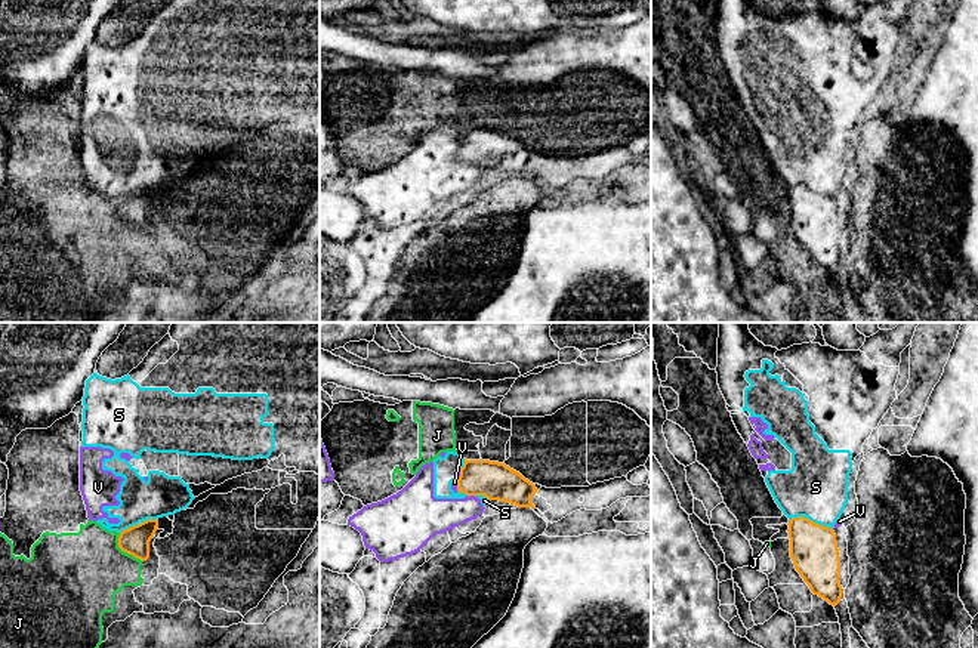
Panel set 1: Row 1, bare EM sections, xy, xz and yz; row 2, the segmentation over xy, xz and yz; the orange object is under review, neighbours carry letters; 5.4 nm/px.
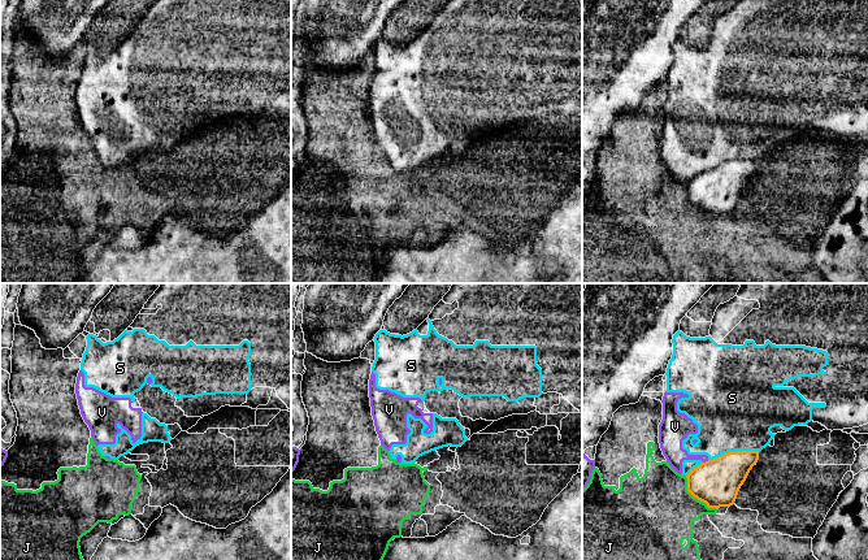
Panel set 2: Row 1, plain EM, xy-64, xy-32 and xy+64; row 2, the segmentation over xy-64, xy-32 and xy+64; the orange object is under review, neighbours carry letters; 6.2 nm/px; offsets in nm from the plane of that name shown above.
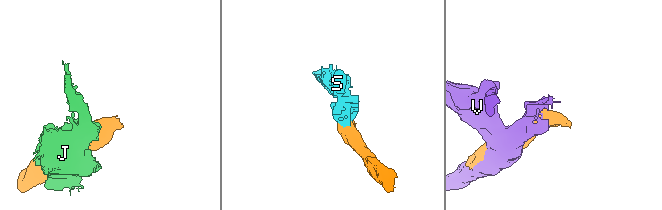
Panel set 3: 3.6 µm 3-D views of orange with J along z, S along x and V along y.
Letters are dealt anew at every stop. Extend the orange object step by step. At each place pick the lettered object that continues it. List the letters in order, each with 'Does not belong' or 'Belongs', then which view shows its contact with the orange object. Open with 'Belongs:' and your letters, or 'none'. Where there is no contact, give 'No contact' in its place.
Belongs: none
J: Does not belong. Touches orange in xy
S: Does not belong. Touches orange in yz
V: Does not belong. Touches orange in xz

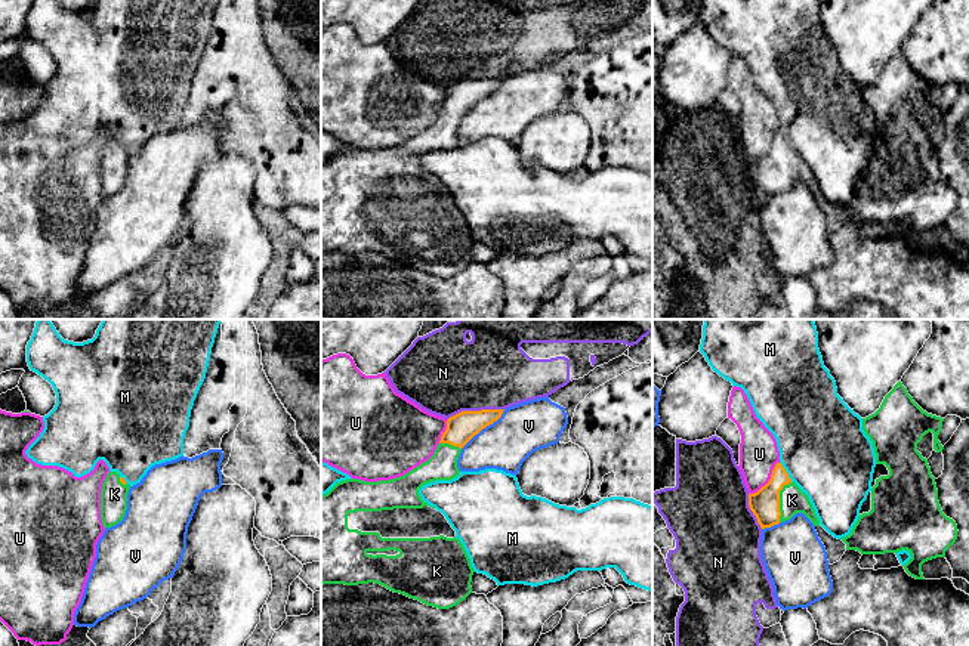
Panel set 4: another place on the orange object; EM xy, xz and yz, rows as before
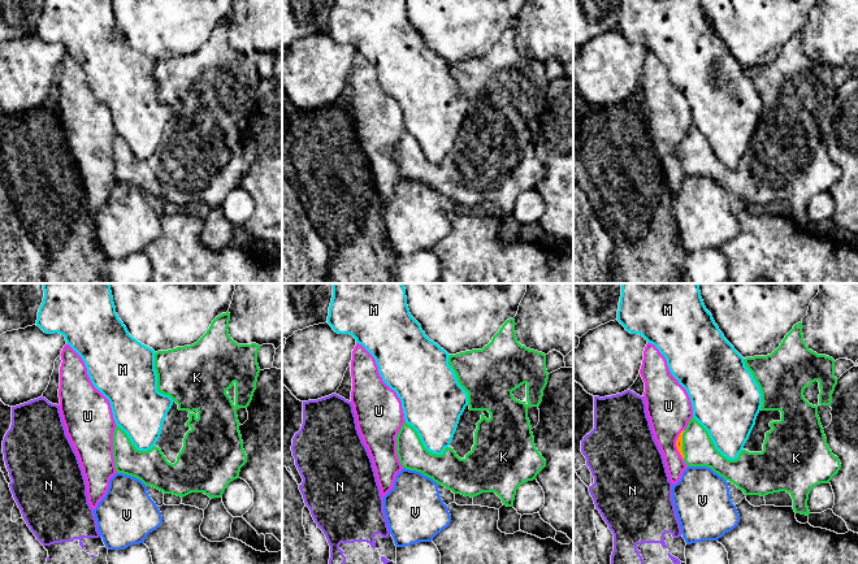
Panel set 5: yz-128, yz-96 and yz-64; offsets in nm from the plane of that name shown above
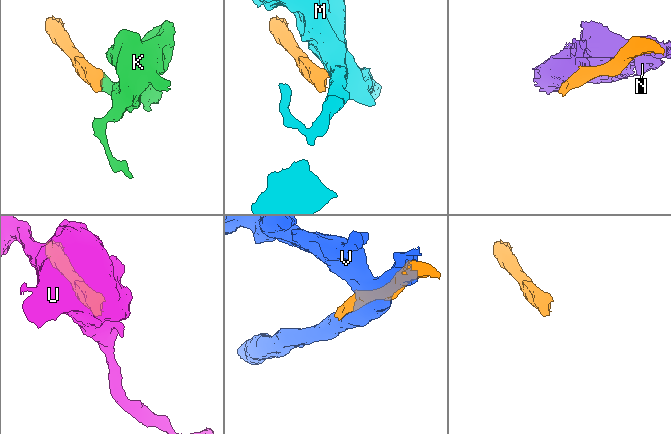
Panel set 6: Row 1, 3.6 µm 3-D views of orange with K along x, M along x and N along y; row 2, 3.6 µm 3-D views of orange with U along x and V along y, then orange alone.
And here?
Belongs: K
K: Belongs. Touches orange in yz
M: Does not belong. Touches orange in yz
N: Does not belong. Touches orange in xz
U: Does not belong. Touches orange in yz
V: Does not belong. Touches orange in xz

